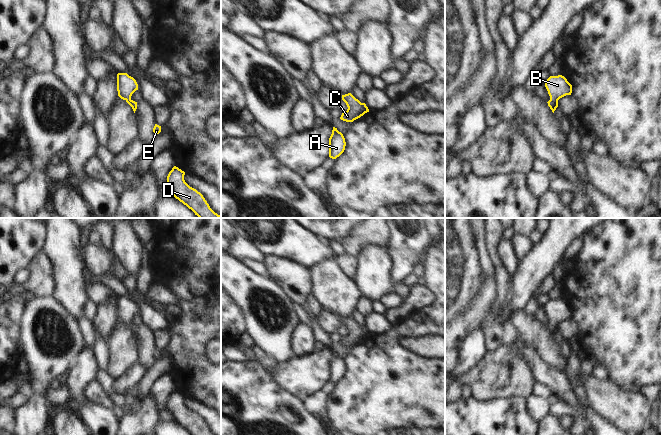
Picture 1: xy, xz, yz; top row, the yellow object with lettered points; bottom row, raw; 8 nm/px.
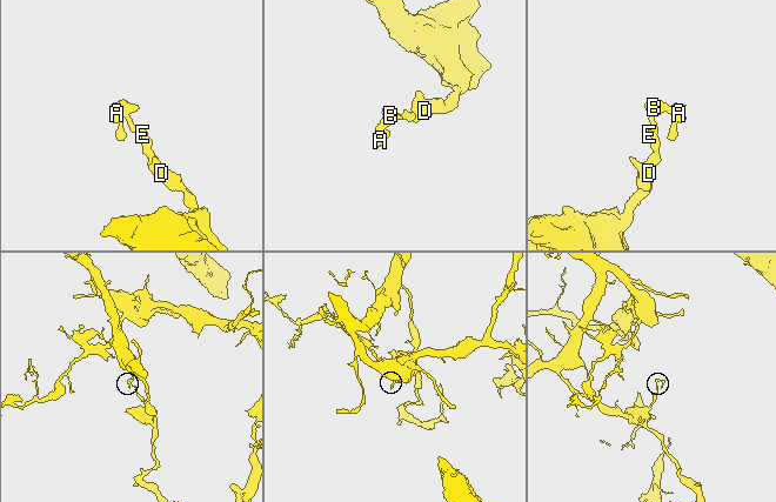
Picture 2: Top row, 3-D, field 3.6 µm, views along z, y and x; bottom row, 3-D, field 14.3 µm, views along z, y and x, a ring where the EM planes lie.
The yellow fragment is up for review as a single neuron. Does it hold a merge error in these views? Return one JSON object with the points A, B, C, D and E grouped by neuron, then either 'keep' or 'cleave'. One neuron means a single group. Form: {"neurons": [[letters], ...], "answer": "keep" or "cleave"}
{"neurons": [["A", "B", "C", "D", "E"]], "answer": "keep"}

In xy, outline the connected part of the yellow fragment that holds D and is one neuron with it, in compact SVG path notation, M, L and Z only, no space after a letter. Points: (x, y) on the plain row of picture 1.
M174 390L167 400L172 419L192 435L213 435L203 419L184 404L185 396Z

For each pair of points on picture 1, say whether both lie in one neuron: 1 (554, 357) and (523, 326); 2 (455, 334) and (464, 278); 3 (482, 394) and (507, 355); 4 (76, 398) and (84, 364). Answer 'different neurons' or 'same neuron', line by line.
1: same neuron
2: different neurons
3: same neuron
4: same neuron

